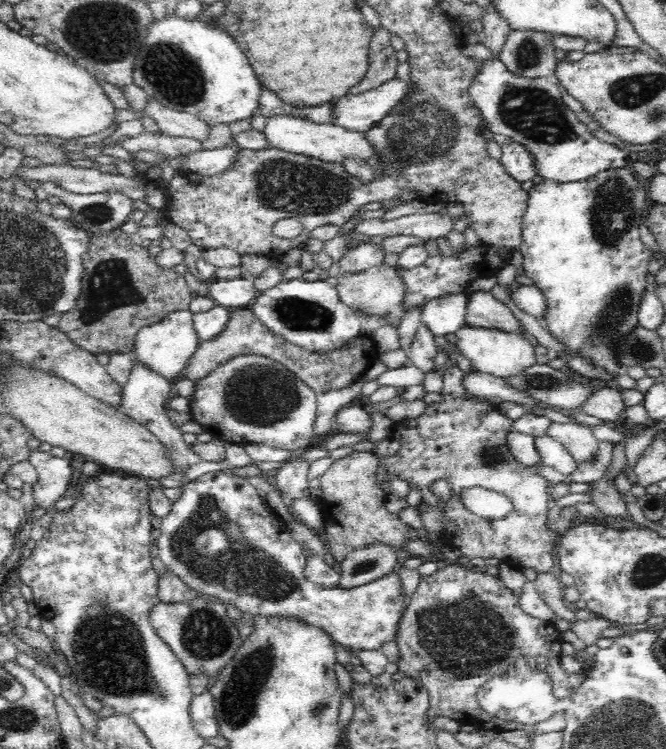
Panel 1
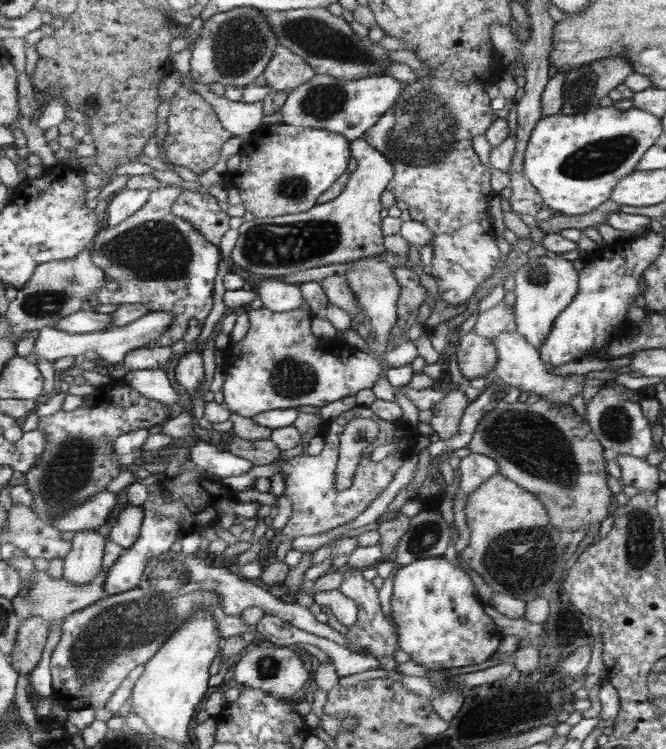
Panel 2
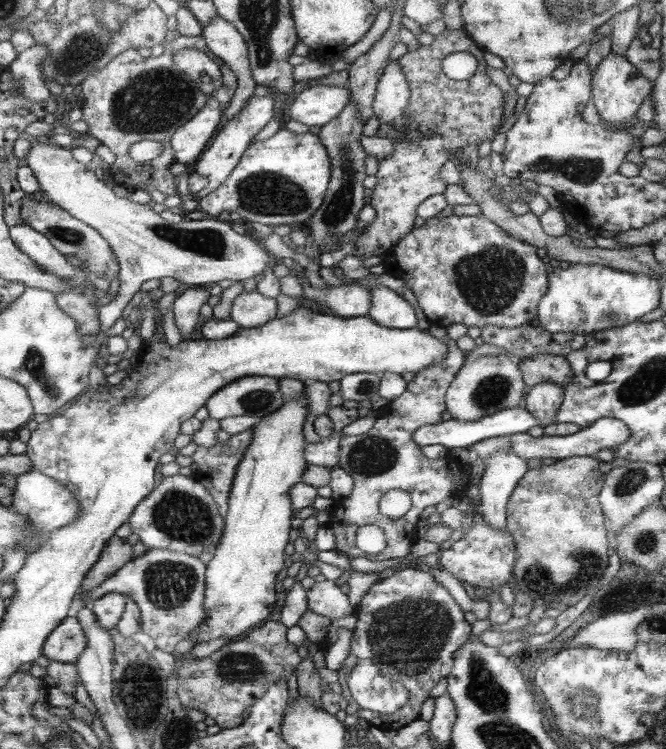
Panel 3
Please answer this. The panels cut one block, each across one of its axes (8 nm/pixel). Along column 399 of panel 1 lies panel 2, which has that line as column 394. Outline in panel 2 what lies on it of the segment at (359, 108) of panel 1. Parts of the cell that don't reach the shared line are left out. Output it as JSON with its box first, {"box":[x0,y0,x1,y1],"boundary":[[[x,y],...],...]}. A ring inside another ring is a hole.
{"box":[279,74,404,140],"boundary":[[[316,74],[308,83],[288,93],[284,105],[279,108],[282,123],[340,133],[348,140],[362,139],[365,132],[377,124],[382,116],[402,96],[404,83],[389,75],[339,82],[329,75]]]}

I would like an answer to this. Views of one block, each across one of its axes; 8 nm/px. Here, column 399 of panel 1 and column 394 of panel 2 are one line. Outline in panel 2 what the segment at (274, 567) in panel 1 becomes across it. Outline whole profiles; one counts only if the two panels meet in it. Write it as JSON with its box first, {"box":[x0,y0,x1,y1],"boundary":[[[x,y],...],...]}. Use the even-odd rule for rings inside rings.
{"box":[390,557,504,669],"boundary":[[[439,557],[416,560],[398,568],[394,574],[390,606],[394,624],[398,624],[399,649],[426,669],[460,668],[486,662],[503,640],[504,636],[493,617],[486,613],[471,578],[463,569]]]}

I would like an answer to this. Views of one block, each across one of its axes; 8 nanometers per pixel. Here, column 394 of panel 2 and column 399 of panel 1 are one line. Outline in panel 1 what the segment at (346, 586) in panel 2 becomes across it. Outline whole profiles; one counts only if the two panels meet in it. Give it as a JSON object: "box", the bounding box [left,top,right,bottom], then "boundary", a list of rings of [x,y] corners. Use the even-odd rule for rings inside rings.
{"box":[396,564,573,732],"boundary":[[[448,564],[448,566],[444,566],[442,570],[437,570],[434,574],[430,574],[430,576],[426,576],[425,578],[421,578],[420,585],[416,589],[416,591],[408,597],[409,604],[404,608],[404,612],[402,612],[402,616],[400,618],[400,624],[397,625],[397,640],[396,644],[398,646],[401,658],[396,660],[396,663],[399,667],[399,670],[408,674],[408,676],[412,677],[420,681],[427,689],[429,696],[429,708],[428,712],[426,712],[426,719],[429,722],[433,722],[433,718],[435,716],[446,716],[448,718],[452,718],[452,720],[460,722],[460,712],[468,718],[466,722],[470,722],[470,724],[474,725],[478,729],[485,730],[493,730],[495,732],[510,730],[512,726],[510,724],[506,724],[504,719],[490,716],[490,713],[487,713],[480,707],[477,699],[478,688],[484,684],[490,678],[494,678],[494,676],[500,676],[500,674],[504,674],[506,672],[506,668],[514,662],[514,660],[521,657],[532,657],[532,656],[543,656],[547,658],[548,666],[547,673],[548,676],[552,680],[553,684],[553,694],[558,697],[558,699],[566,699],[567,696],[571,695],[573,688],[568,683],[568,674],[560,667],[560,657],[562,656],[562,644],[564,639],[562,639],[562,632],[559,631],[552,622],[545,621],[543,619],[538,619],[528,615],[522,608],[520,607],[519,594],[512,592],[512,589],[506,588],[506,586],[502,583],[499,577],[490,576],[485,571],[481,571],[480,569],[475,569],[462,564]]]}

